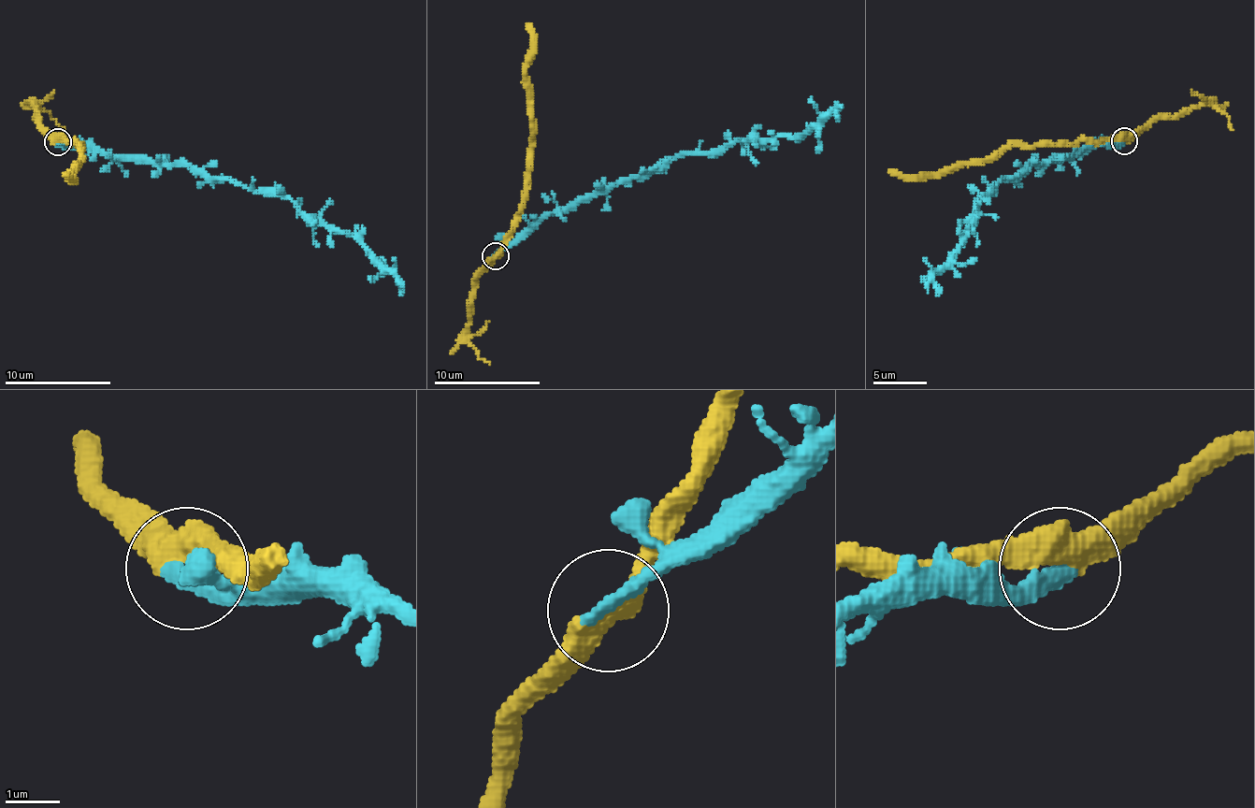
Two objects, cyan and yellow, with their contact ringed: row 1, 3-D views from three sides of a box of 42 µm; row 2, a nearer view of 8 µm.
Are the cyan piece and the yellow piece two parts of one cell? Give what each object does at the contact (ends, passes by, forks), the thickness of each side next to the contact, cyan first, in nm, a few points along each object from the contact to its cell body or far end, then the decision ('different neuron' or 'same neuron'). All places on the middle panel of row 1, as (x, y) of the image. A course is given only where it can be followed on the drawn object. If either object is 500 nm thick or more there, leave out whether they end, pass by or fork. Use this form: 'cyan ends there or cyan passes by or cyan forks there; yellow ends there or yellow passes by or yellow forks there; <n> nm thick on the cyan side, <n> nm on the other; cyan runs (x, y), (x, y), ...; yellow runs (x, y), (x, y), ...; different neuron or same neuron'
cyan ends there; yellow passes by; 360 nm thick on the cyan side, 480 nm on the other; cyan runs (496, 255), (552, 212), (645, 178), (678, 157), (722, 151), (737, 141), (810, 134), (833, 113), (838, 119); yellow runs (496, 255), (519, 209), (529, 153), (526, 58), (530, 50), (530, 34), (526, 23); different neuron

